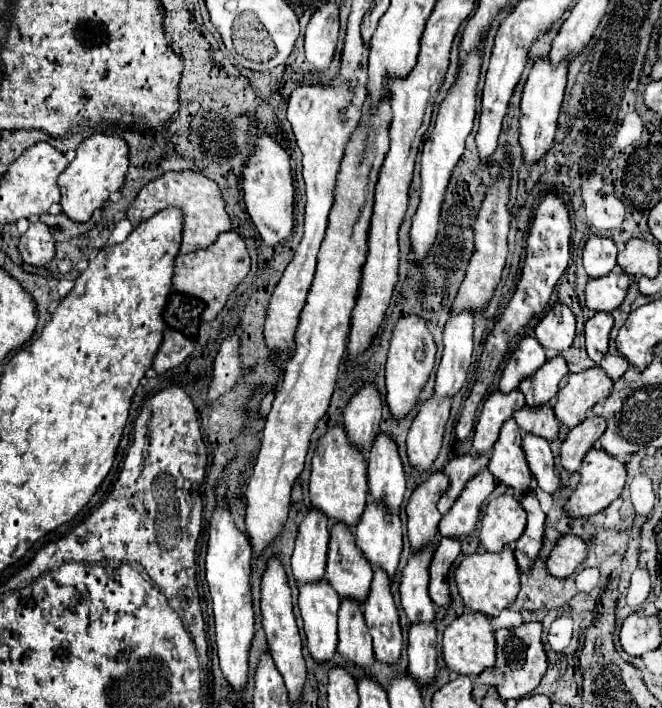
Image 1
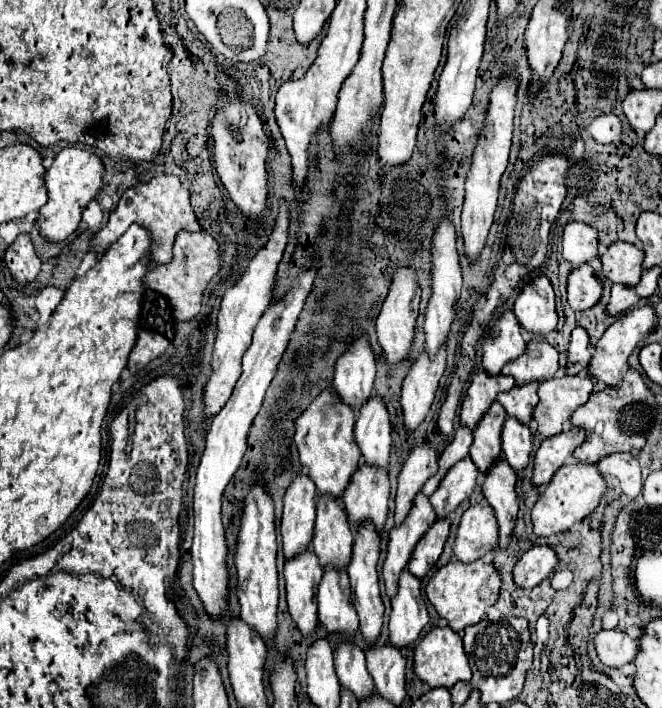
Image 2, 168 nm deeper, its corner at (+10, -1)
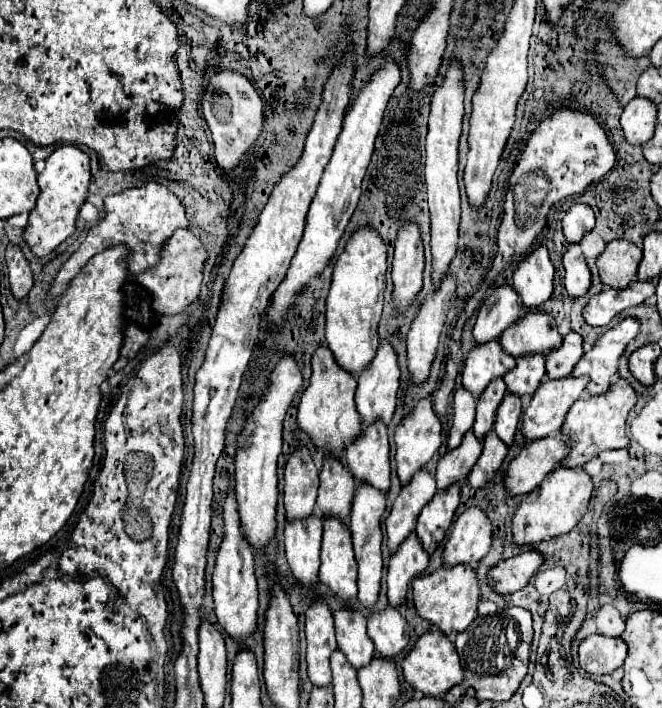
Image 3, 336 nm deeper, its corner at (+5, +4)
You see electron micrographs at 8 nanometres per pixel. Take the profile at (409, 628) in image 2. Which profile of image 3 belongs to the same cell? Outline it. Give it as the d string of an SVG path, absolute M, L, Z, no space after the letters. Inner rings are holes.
M411 533L409 539L399 545L399 551L391 553L387 569L387 597L391 607L403 607L409 581L423 573L427 561L429 555L427 551L423 551L419 537L415 533Z

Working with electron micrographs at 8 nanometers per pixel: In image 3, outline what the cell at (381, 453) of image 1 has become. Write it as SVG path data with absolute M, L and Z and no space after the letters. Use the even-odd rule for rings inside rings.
M379 341L379 351L375 359L357 377L357 411L363 423L373 423L375 419L391 421L395 411L395 395L399 389L399 365L397 353L387 341Z

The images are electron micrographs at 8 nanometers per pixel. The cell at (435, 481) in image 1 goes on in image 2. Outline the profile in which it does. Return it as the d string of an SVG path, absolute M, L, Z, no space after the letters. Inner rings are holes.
M428 444L414 448L412 454L408 456L408 460L404 462L404 468L398 476L396 524L402 524L402 520L406 520L408 512L414 504L414 496L420 494L422 484L426 484L426 480L430 476L434 476L434 472L438 472L436 452Z

